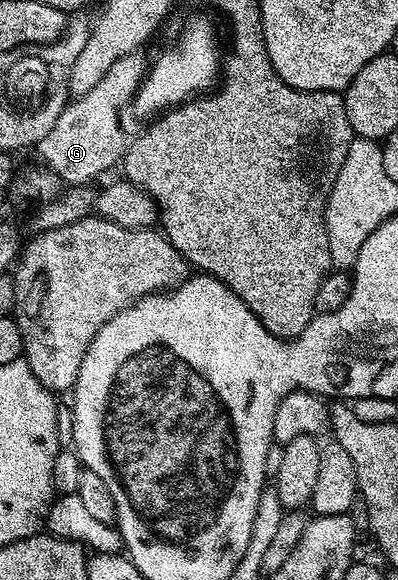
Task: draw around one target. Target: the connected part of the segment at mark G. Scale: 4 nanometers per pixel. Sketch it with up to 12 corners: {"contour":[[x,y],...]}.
{"contour":[[118,58],[35,145],[68,186],[124,159],[120,111],[150,64]]}

